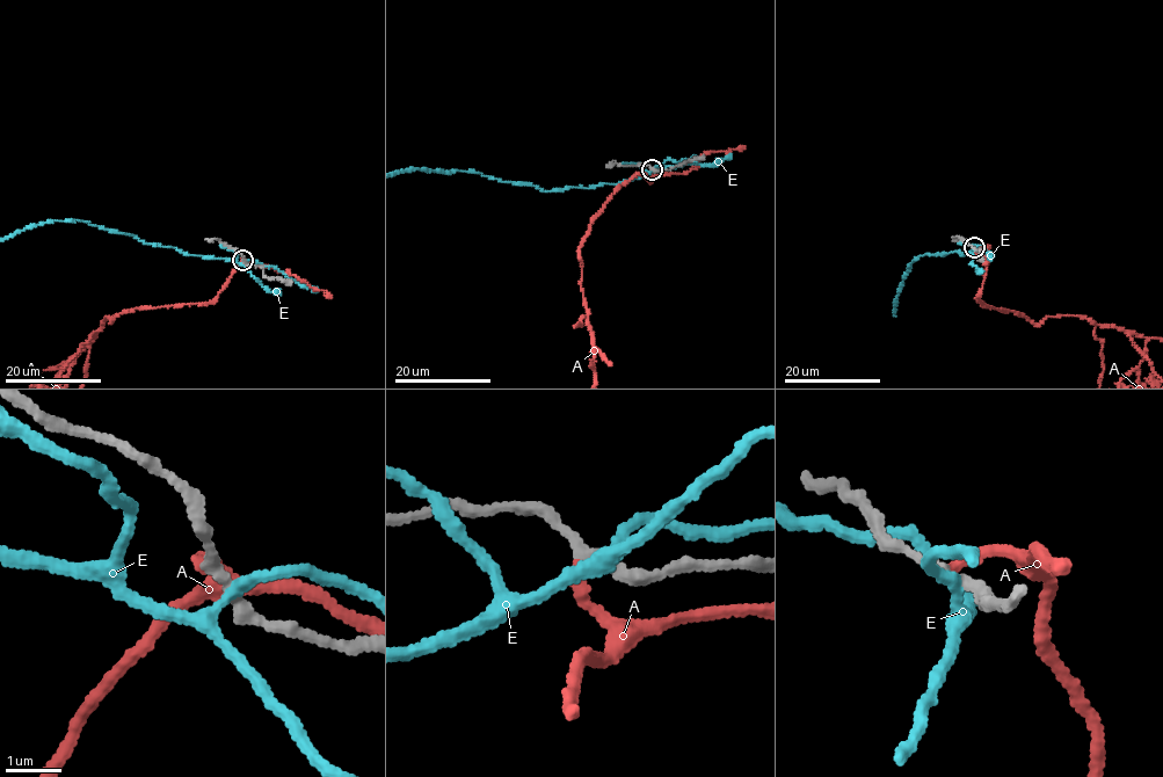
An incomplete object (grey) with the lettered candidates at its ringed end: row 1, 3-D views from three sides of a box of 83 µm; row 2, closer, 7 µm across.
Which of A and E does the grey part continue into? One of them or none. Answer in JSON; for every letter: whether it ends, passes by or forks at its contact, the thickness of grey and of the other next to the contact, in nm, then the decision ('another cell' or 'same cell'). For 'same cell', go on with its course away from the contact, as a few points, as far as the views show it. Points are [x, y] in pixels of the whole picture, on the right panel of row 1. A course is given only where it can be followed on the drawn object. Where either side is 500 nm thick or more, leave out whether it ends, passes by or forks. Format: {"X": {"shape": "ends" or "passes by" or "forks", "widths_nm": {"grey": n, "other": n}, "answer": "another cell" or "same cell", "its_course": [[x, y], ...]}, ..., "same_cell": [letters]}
{"A": {"shape": "ends", "widths_nm": {"grey": 170, "other": 170}, "answer": "same cell"}, "E": {"shape": "forks", "widths_nm": {"grey": 200, "other": 200}, "answer": "another cell"}, "same_cell": ["A"]}

